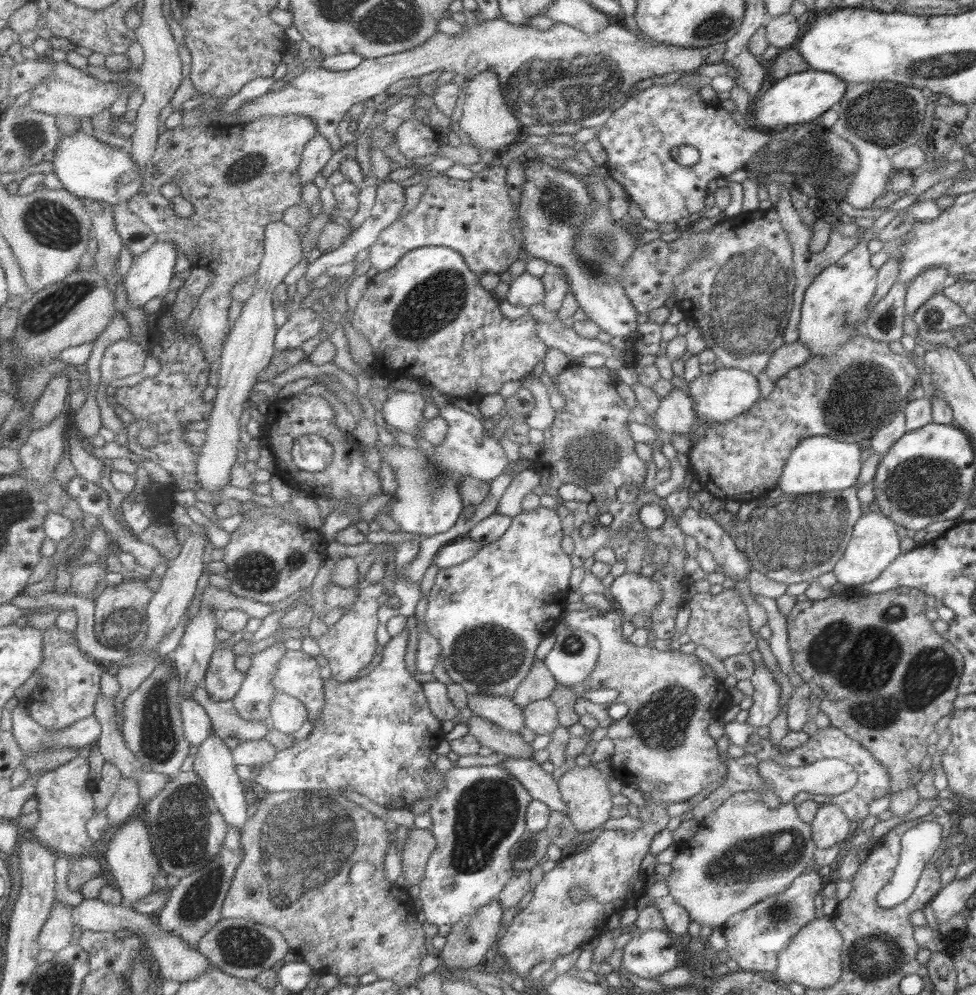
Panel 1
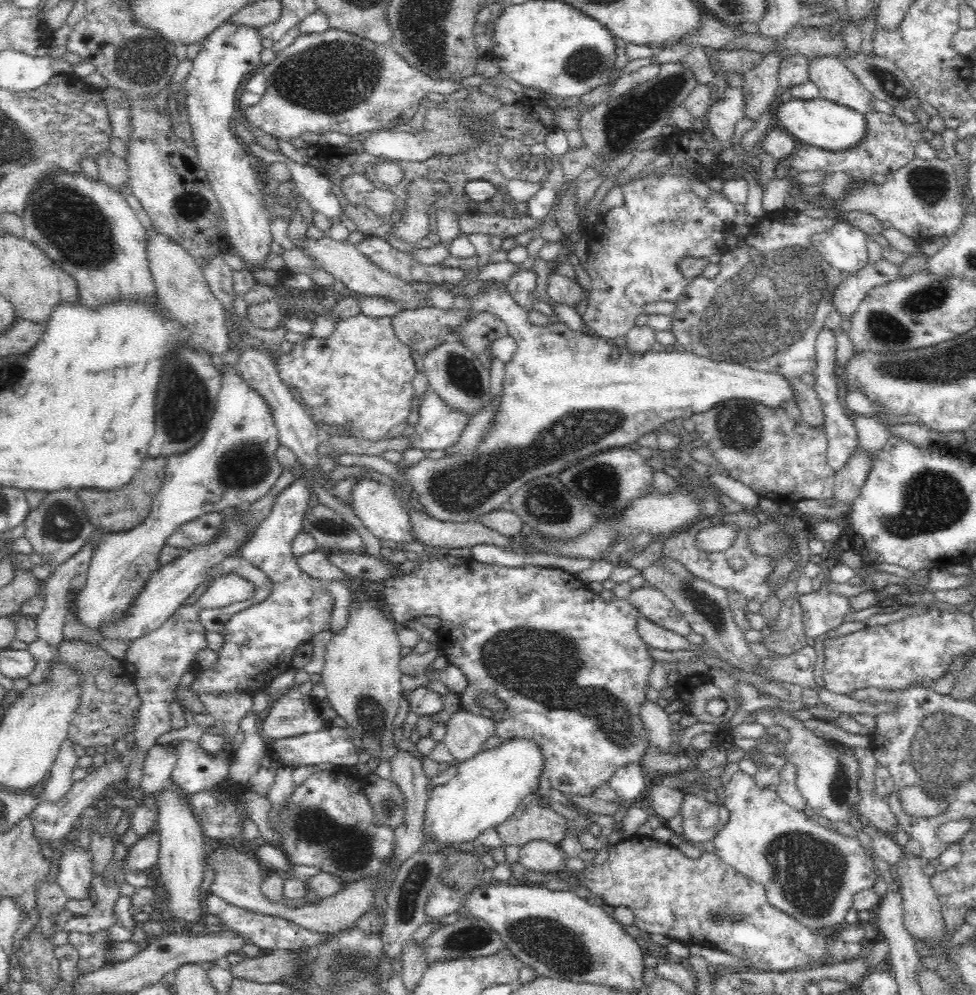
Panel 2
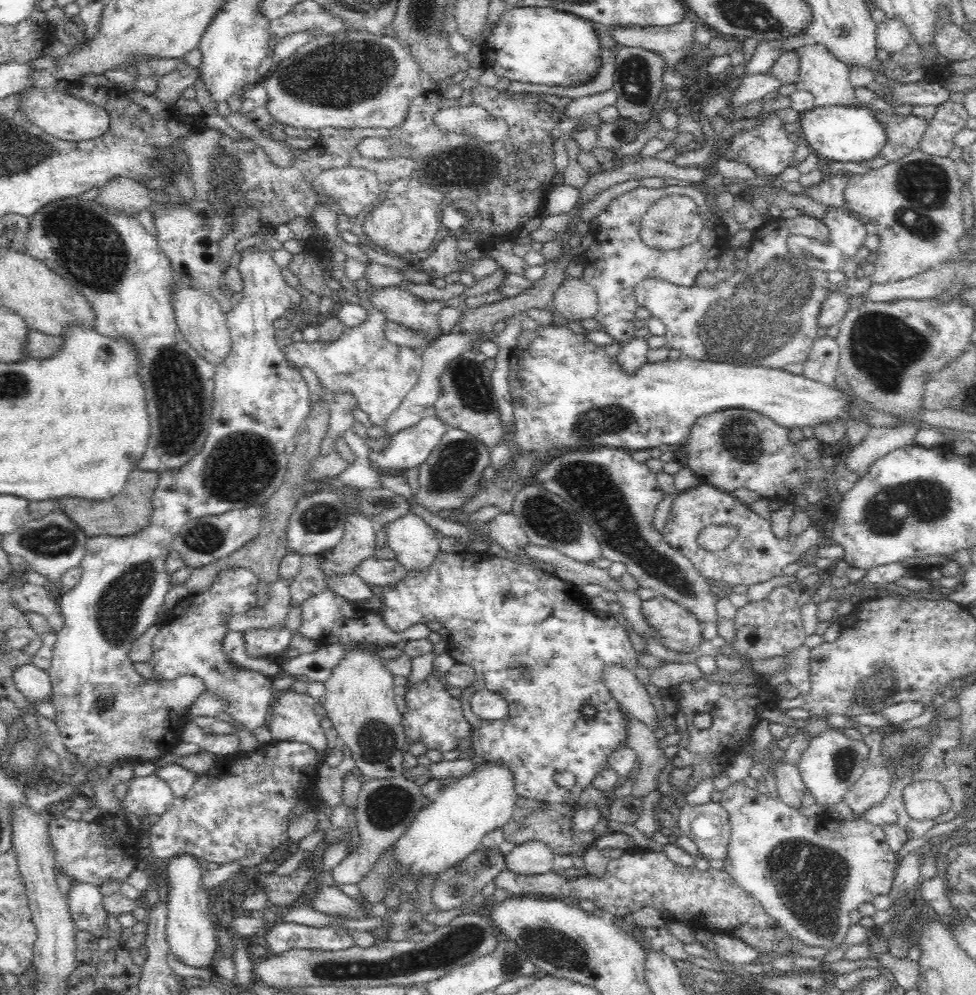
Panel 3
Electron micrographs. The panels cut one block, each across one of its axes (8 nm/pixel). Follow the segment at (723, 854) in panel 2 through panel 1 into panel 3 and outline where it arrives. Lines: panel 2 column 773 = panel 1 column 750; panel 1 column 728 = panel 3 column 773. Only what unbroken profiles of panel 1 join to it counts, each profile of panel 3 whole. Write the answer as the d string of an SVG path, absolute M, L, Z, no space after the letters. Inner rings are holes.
M883 765L880 767L869 766L867 770L864 771L861 779L858 780L858 782L847 792L848 796L846 796L844 801L855 811L856 820L846 821L844 824L834 823L831 816L825 812L821 812L816 816L803 816L799 807L792 808L790 805L784 803L784 801L781 801L778 796L762 794L757 791L756 787L748 787L743 780L731 782L729 786L717 796L718 802L728 812L728 815L730 815L728 822L731 826L728 852L723 852L722 847L722 853L720 854L722 855L722 860L724 862L723 868L744 890L746 890L746 892L749 892L754 898L757 898L760 901L760 904L764 907L764 910L770 916L773 916L779 924L781 924L781 927L785 928L795 940L798 940L799 944L803 943L807 946L826 946L829 948L827 952L832 951L836 946L840 946L840 944L844 942L846 932L848 932L848 929L852 925L850 923L850 912L856 910L859 904L872 901L874 896L878 896L878 894L888 894L888 892L890 892L890 886L892 886L892 882L894 882L894 876L899 861L898 853L890 850L890 847L886 842L886 836L880 825L867 824L865 820L863 820L863 815L872 804L878 804L886 798L886 794L888 794L890 788L890 782L890 774Z

